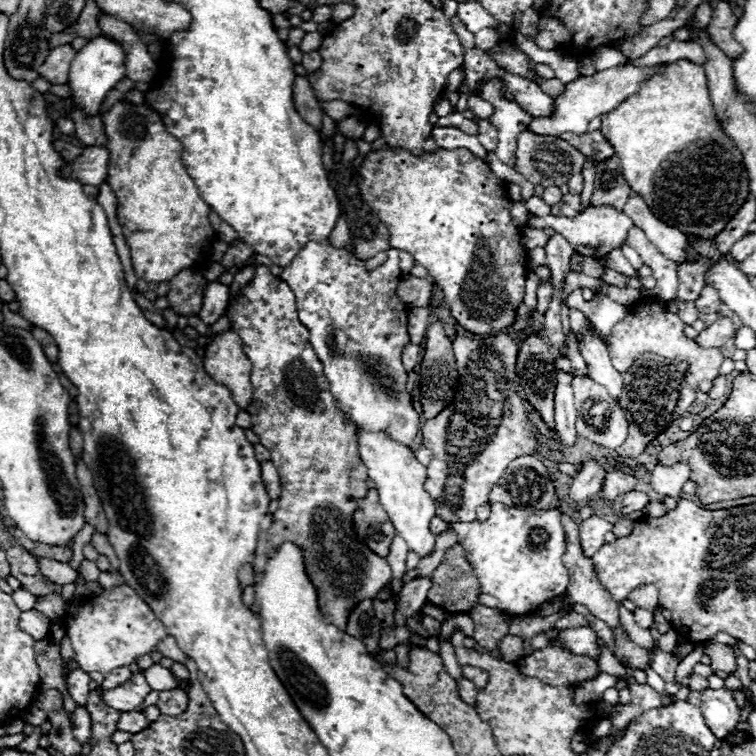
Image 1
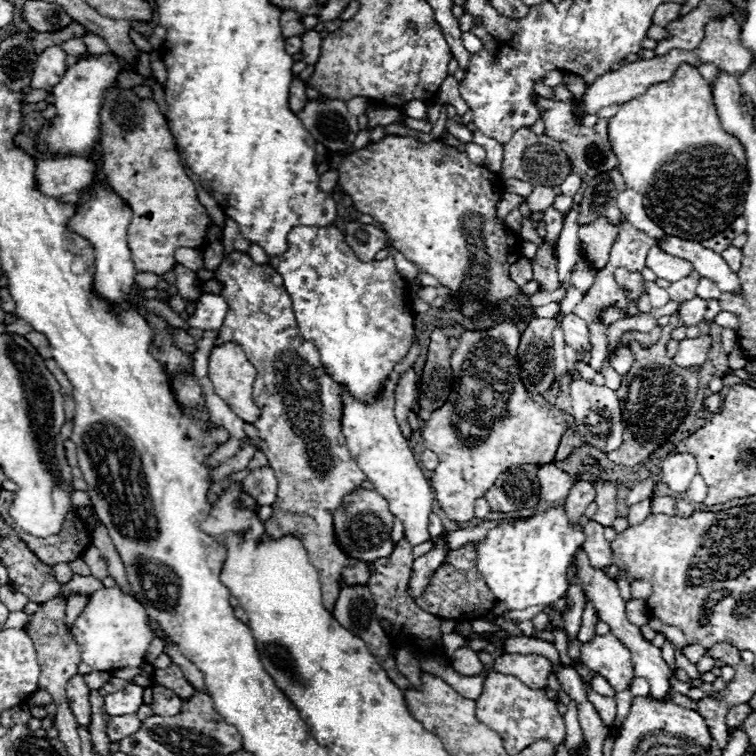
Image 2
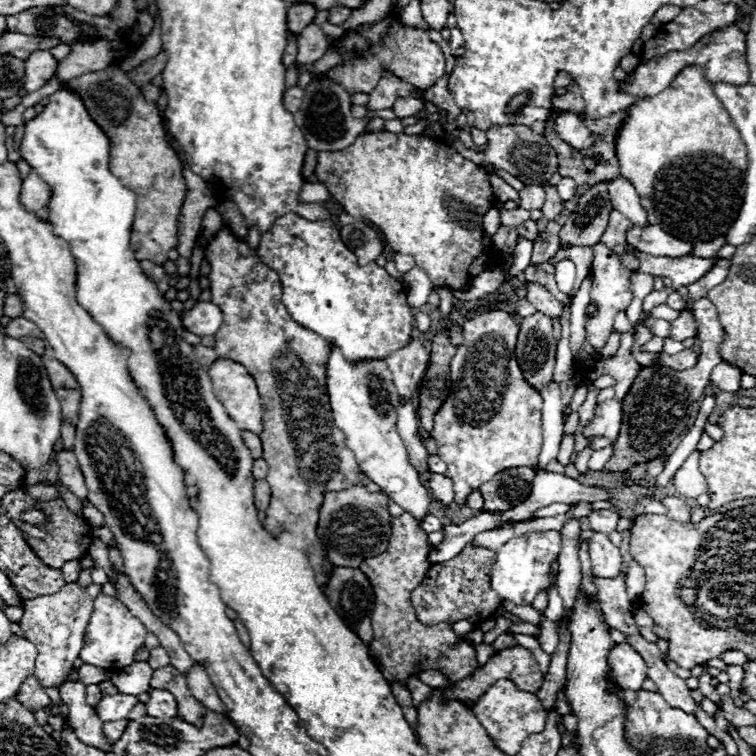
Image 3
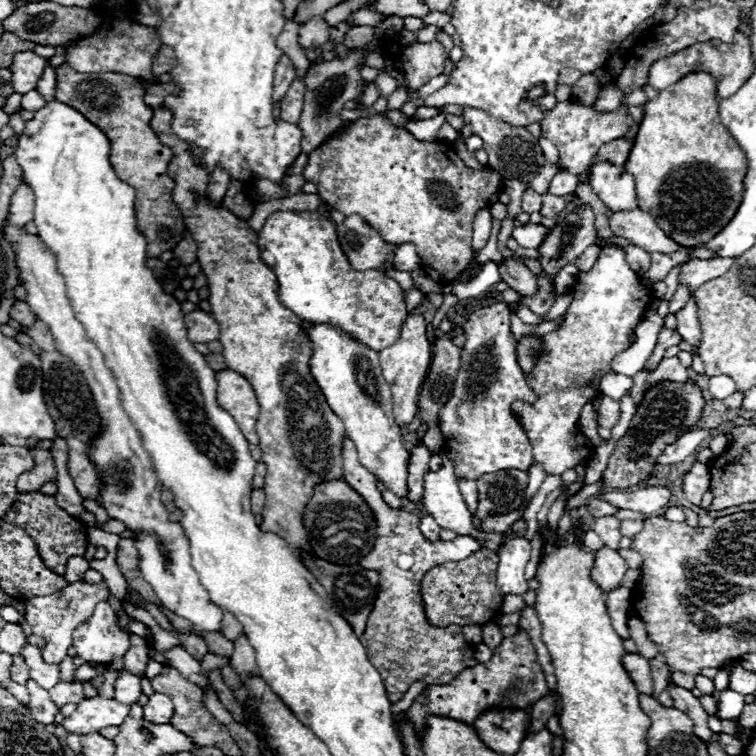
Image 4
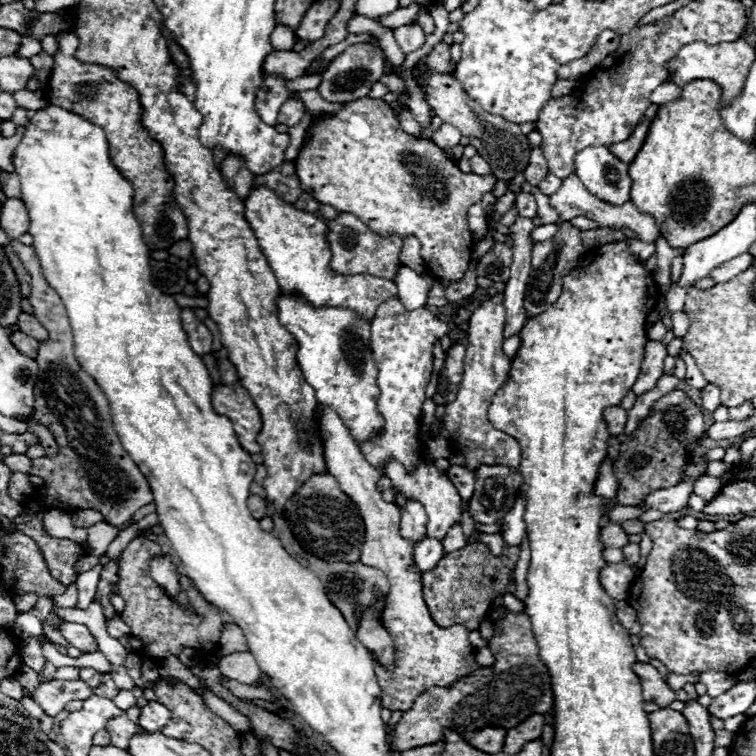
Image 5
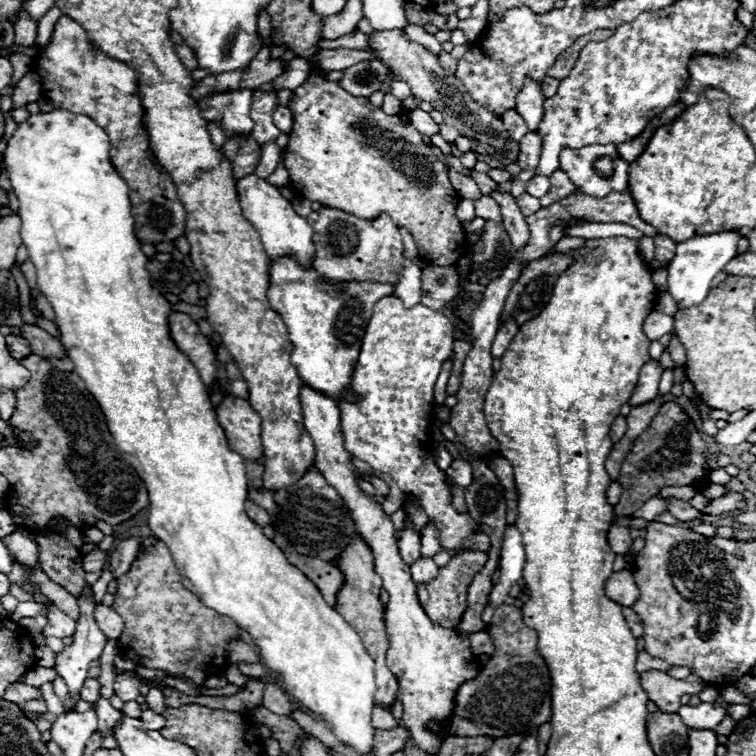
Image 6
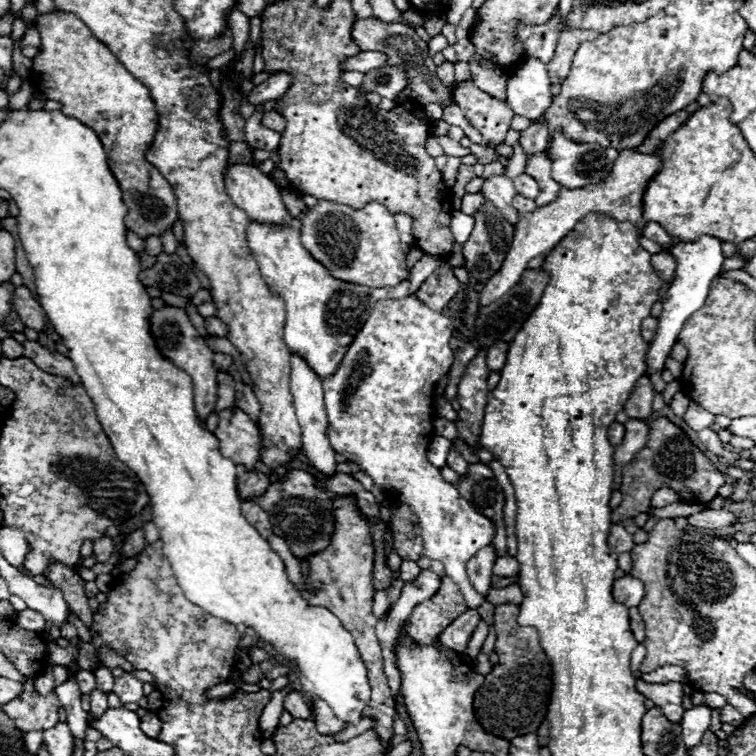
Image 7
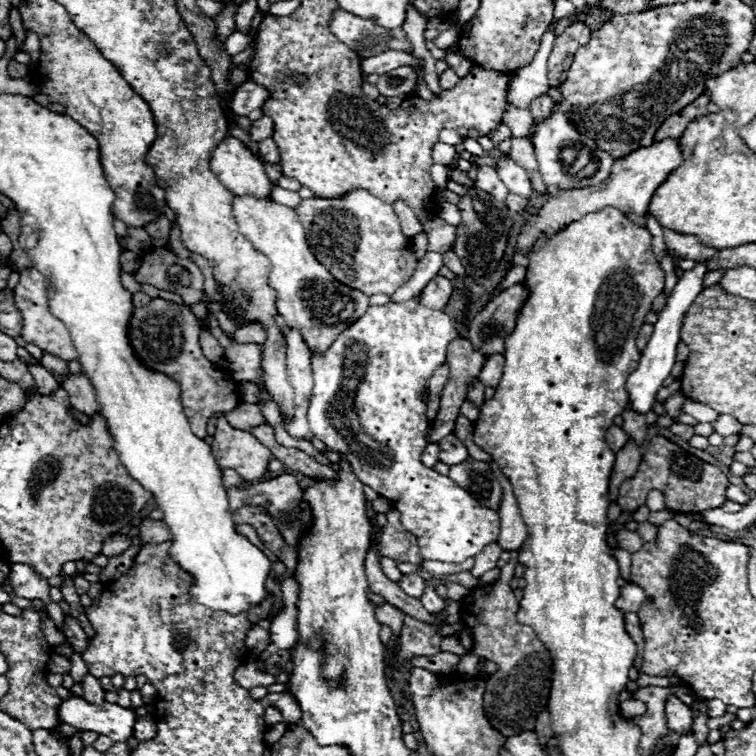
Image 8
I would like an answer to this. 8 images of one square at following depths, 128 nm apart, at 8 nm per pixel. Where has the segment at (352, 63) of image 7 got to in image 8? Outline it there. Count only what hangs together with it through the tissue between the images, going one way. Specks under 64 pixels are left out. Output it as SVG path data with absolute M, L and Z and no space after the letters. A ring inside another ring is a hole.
M388 50L374 58L364 58L360 64L362 64L362 72L382 76L398 66L418 66L418 58L414 54L408 54L402 50Z

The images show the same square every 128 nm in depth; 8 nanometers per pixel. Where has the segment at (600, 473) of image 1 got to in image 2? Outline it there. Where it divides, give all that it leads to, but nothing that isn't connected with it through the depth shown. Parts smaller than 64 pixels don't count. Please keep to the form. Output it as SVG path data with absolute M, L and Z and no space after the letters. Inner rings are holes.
M578 480L576 486L570 490L564 506L566 506L566 516L568 516L568 522L572 528L578 526L578 518L584 514L586 506L590 502L594 502L594 496L596 496L596 490L586 480Z

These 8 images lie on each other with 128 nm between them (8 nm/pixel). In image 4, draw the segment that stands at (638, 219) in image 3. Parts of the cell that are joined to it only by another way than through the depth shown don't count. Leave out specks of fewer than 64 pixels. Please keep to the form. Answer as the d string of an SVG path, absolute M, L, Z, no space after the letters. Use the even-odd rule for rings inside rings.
M594 162L590 166L590 186L594 194L610 210L630 210L636 208L636 188L634 178L624 170L624 166L614 166L610 162Z

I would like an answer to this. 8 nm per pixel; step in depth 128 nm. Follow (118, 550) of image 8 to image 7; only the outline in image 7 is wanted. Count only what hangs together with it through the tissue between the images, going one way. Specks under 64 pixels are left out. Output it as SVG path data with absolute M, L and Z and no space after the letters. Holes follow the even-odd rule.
M102 536L94 542L94 556L96 556L98 562L106 562L114 552L116 552L116 544L114 544L112 538Z

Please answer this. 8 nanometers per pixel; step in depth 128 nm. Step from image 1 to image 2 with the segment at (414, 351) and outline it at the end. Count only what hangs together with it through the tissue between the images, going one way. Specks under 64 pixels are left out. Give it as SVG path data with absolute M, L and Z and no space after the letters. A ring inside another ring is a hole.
M408 368L396 388L396 410L394 410L396 420L398 420L398 428L402 430L402 436L406 440L412 440L408 412L414 408L416 408L416 374L414 374L414 368Z

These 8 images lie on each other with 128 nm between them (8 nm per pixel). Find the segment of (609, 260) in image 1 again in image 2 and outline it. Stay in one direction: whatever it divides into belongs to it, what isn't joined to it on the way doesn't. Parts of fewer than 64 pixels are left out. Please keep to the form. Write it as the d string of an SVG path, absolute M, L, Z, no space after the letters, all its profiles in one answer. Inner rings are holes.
M618 268L614 274L616 282L628 292L628 298L632 302L638 302L638 298L644 294L644 278L639 272L628 272L625 268Z

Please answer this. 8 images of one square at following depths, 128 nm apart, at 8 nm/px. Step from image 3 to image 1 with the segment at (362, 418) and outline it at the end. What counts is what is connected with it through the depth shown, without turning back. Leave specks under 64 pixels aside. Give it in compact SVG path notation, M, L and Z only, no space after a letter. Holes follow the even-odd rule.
M358 430L356 434L358 438L358 454L362 458L362 462L366 464L368 468L368 478L376 484L376 490L380 494L380 502L390 518L390 522L394 524L396 528L396 534L402 536L408 544L408 548L420 556L426 556L434 550L434 534L430 532L430 520L436 516L436 506L432 502L432 498L426 494L424 490L424 482L426 482L426 466L422 466L416 458L414 458L414 452L408 448L408 446L402 446L400 442L394 442L388 434L374 434L374 432L362 432Z

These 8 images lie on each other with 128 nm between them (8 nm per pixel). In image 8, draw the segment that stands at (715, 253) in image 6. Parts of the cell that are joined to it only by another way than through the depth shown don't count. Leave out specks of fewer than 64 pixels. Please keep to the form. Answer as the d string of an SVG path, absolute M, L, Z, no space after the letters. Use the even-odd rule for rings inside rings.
M696 262L696 266L692 270L686 270L680 278L678 284L672 292L672 296L668 298L664 310L658 316L658 322L654 324L654 334L650 338L650 342L646 344L640 364L634 370L634 374L630 374L630 378L626 380L626 392L630 394L628 402L632 404L634 412L640 414L648 414L650 408L654 406L654 398L658 394L658 390L662 388L662 382L670 376L670 370L676 362L676 344L680 342L680 326L682 326L682 318L686 314L686 310L690 308L690 304L694 302L694 298L702 292L702 278L706 274L706 262Z

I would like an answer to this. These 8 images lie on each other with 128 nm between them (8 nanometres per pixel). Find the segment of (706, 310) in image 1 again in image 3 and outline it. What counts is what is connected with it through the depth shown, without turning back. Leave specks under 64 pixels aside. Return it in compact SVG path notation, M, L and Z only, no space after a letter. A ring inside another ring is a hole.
M680 312L680 316L672 322L672 328L670 328L670 340L676 340L676 342L684 342L686 338L692 338L696 334L696 320L692 314L688 312Z

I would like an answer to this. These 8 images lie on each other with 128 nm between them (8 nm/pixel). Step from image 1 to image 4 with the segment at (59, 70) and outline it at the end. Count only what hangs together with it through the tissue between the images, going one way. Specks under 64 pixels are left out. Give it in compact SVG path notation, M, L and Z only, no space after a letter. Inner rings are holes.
M18 52L14 54L14 60L10 64L12 72L12 88L18 94L26 94L36 88L36 82L40 80L44 72L44 58L34 52Z

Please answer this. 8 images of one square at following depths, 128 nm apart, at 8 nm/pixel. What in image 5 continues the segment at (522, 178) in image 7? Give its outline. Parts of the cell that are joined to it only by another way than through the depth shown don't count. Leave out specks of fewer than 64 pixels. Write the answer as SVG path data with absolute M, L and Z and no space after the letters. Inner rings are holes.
M546 174L546 178L538 184L538 190L540 190L542 194L550 196L550 194L554 194L554 192L560 188L560 184L562 184L562 178L558 178L558 176L554 176L554 174Z

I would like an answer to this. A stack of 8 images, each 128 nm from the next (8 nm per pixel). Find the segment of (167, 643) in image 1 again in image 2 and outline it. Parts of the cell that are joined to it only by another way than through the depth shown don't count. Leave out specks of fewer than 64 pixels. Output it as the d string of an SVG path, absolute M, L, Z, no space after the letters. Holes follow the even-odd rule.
M166 644L166 654L170 654L170 658L172 658L172 662L174 664L178 664L180 668L182 668L182 672L186 674L186 680L198 690L198 692L206 692L206 684L204 684L204 674L188 660L188 658L184 658L182 654L180 654L180 650L178 648L174 648L174 644Z

